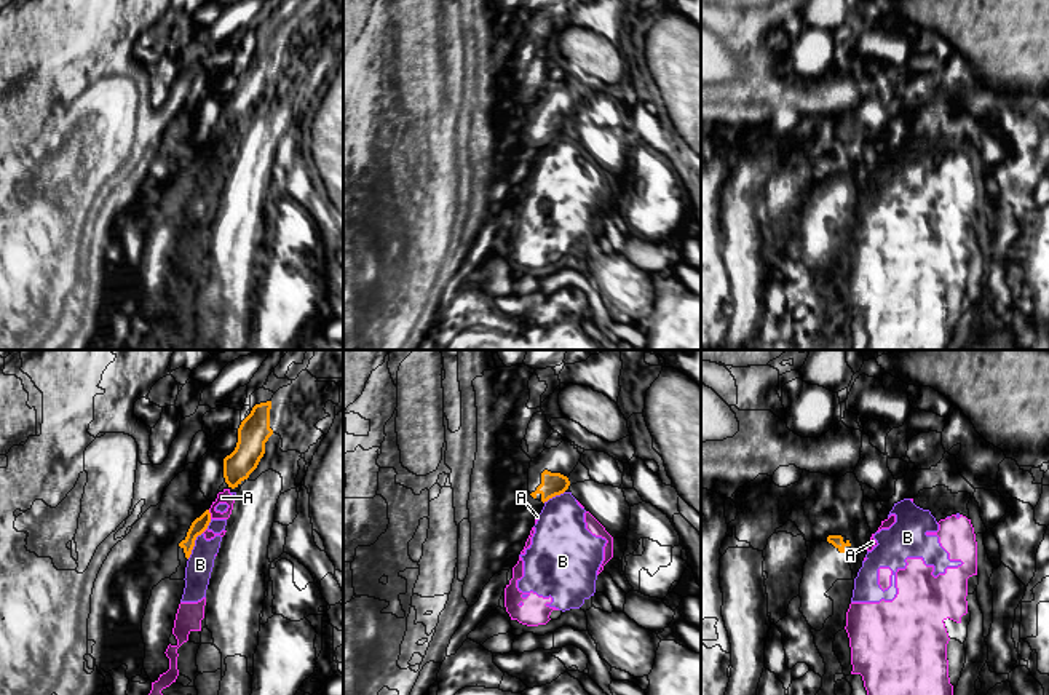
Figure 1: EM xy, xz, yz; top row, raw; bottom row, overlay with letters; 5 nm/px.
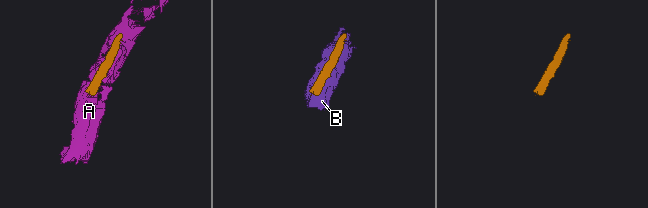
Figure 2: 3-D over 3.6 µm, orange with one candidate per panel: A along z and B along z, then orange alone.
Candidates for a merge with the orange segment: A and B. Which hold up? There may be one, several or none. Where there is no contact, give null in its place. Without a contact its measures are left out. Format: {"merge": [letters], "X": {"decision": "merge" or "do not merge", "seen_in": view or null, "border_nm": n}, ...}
{"merge": [], "A": {"decision": "do not merge", "seen_in": "xy", "border_nm": 50}, "B": {"decision": "do not merge", "seen_in": "xy", "border_nm": 150}}

